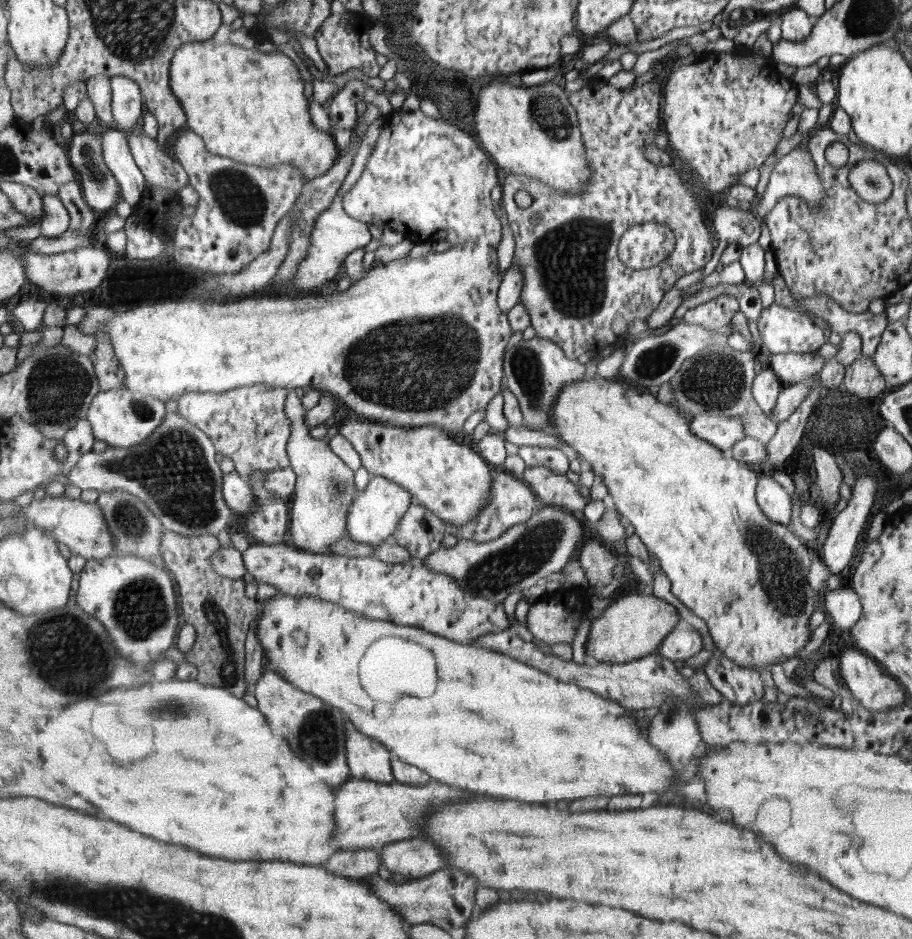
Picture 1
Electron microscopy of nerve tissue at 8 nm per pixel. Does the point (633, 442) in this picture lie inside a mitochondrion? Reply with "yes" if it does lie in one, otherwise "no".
no

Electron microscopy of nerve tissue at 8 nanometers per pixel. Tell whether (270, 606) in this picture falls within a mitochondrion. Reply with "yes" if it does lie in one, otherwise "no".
no

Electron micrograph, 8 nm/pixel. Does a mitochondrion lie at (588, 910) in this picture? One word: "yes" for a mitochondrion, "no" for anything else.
no

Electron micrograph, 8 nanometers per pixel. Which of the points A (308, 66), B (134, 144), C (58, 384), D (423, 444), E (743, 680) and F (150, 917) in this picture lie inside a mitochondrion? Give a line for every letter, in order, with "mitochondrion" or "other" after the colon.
A: other
B: other
C: mitochondrion
D: other
E: other
F: mitochondrion

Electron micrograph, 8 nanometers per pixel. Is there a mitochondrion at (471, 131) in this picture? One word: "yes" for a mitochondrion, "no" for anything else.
no

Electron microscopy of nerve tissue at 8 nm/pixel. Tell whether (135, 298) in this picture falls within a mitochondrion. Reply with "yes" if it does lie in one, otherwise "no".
no

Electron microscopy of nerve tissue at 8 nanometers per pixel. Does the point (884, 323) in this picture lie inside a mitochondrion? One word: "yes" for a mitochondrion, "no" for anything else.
no

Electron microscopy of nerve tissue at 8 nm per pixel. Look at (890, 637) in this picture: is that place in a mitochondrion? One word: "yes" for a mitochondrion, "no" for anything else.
no

